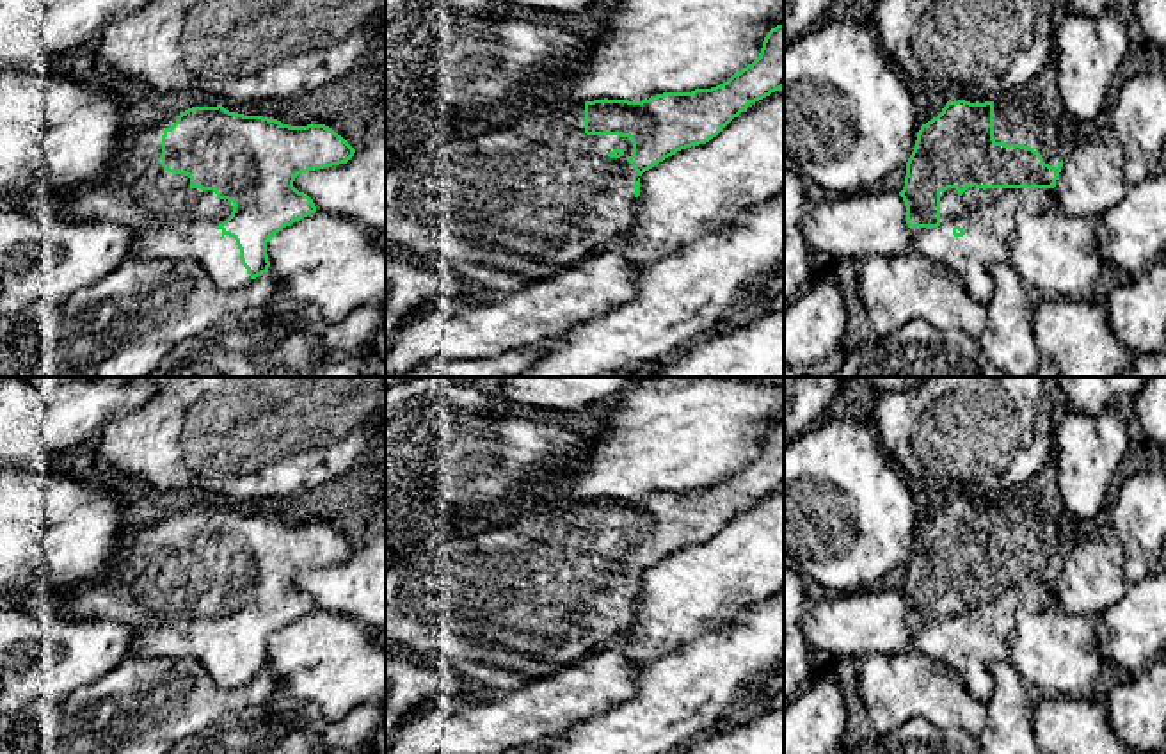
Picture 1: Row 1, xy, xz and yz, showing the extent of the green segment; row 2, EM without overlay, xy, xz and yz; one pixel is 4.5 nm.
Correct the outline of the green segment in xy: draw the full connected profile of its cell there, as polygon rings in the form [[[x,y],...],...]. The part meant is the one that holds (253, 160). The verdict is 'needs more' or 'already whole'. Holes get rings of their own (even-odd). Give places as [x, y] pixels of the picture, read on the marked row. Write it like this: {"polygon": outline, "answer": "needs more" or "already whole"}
{"polygon": [[[222,105],[217,107],[192,107],[185,112],[172,114],[165,123],[160,123],[153,128],[142,128],[135,132],[132,146],[121,149],[117,158],[101,171],[101,174],[91,181],[78,185],[69,192],[53,188],[43,176],[34,174],[30,183],[16,192],[11,199],[11,205],[34,221],[39,222],[55,222],[60,219],[68,221],[105,221],[126,226],[135,238],[135,247],[132,251],[132,260],[187,260],[192,258],[199,261],[204,270],[210,274],[217,288],[229,292],[247,285],[251,279],[256,279],[261,274],[268,272],[270,261],[267,254],[267,242],[279,233],[283,228],[292,226],[295,221],[300,221],[316,212],[316,206],[309,196],[299,192],[293,187],[293,181],[299,174],[325,169],[339,164],[347,164],[354,156],[355,149],[332,128],[325,124],[307,124],[307,126],[290,126],[283,124],[277,119],[268,119],[263,116],[244,116],[238,112],[229,112]]], "answer": "needs more"}

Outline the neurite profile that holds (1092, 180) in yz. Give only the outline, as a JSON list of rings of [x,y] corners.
[[[1081,135],[1063,156],[1056,180],[1056,206],[1070,217],[1097,219],[1116,206],[1129,188],[1122,146],[1109,135]]]

